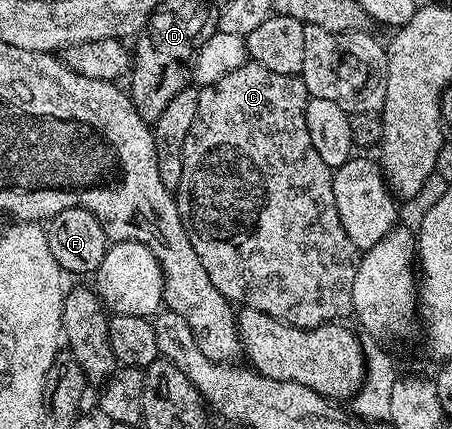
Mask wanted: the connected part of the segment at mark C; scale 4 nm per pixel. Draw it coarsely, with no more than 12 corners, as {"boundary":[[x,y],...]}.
{"boundary":[[299,75],[206,84],[174,192],[232,304],[352,314]]}

